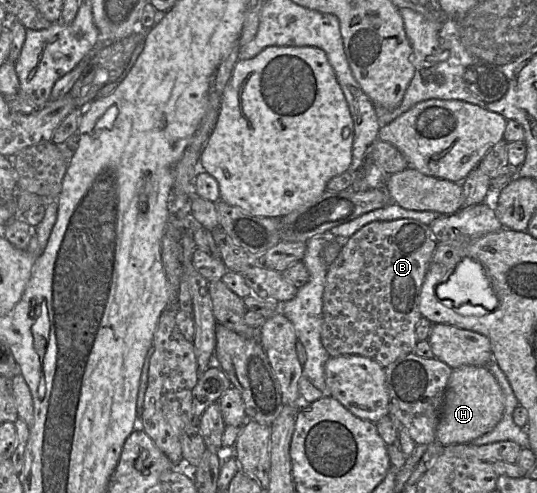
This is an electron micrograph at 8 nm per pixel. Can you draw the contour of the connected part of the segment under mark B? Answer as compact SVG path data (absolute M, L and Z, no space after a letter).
M401 218L389 221L373 221L360 228L349 239L343 241L343 246L338 257L328 267L326 285L323 293L323 325L321 340L330 357L360 355L371 358L386 368L390 364L394 363L397 359L413 353L414 348L418 343L415 329L418 321L422 317L419 311L420 291L436 245L437 242L430 227L410 218Z

